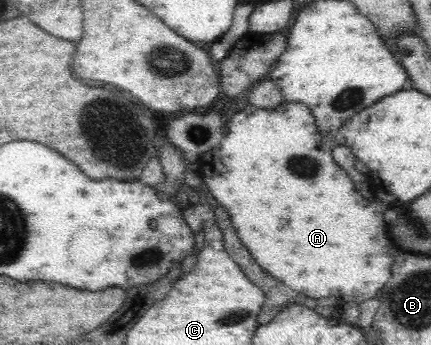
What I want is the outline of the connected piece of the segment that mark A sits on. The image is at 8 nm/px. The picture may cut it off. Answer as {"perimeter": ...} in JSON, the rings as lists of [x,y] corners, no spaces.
{"perimeter":[[[282,101],[278,107],[259,109],[253,105],[248,105],[243,111],[236,113],[231,117],[231,121],[225,127],[225,135],[219,141],[219,147],[211,151],[211,155],[202,156],[196,162],[196,168],[201,176],[202,182],[207,185],[209,193],[229,211],[231,221],[239,233],[239,239],[243,241],[243,245],[251,251],[253,259],[275,279],[283,281],[287,287],[291,287],[297,293],[305,293],[311,299],[323,299],[323,297],[347,297],[347,299],[355,299],[355,303],[361,303],[365,299],[373,299],[377,297],[377,293],[381,291],[381,287],[391,279],[391,265],[395,261],[395,255],[399,253],[399,247],[391,243],[389,235],[387,235],[387,223],[383,219],[383,209],[381,205],[369,203],[367,199],[363,199],[355,187],[353,181],[349,179],[349,175],[335,165],[333,157],[331,157],[331,149],[323,146],[323,137],[319,133],[315,116],[305,103],[298,101]]]}

